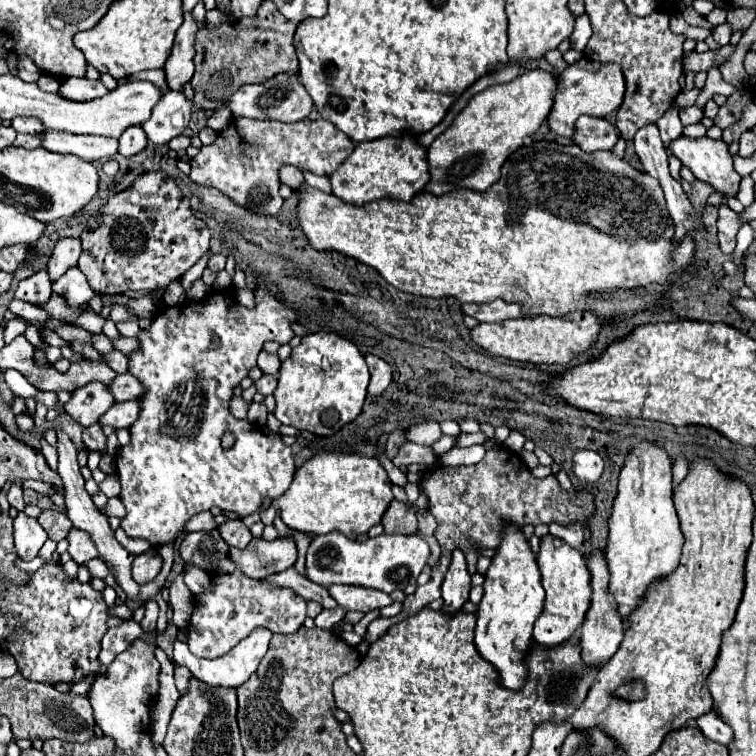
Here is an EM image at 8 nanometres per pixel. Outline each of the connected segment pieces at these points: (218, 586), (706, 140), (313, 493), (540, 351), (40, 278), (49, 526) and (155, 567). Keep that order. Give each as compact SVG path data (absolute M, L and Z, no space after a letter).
M226 559L212 575L214 587L194 599L194 613L188 625L188 647L196 657L214 659L228 653L256 627L270 627L272 633L294 633L306 619L306 601L292 589L270 587L246 577Z
M680 135L678 139L670 141L668 149L674 157L682 161L682 165L690 167L696 179L710 183L716 191L730 195L738 193L740 175L734 171L734 161L728 151L728 145L722 139L710 137L686 137Z
M320 451L296 469L286 493L276 497L270 507L260 513L260 519L264 525L272 525L274 519L280 517L288 527L316 535L338 529L346 537L356 539L382 521L392 499L392 481L376 457Z
M574 311L562 317L540 315L538 319L508 319L504 323L478 323L470 331L474 343L486 349L490 355L506 357L512 361L530 363L570 363L574 355L586 351L600 329L598 317L590 311Z
M38 271L28 279L22 279L14 297L28 301L32 305L42 305L42 301L48 301L52 295L52 281L48 277L48 271Z
M44 509L38 517L38 523L42 525L42 529L48 533L48 537L52 541L60 541L66 537L66 533L72 529L70 519L66 517L66 513L58 511L58 509Z
M150 549L145 553L136 555L132 563L132 575L140 585L146 585L158 577L162 569L162 557L158 549Z

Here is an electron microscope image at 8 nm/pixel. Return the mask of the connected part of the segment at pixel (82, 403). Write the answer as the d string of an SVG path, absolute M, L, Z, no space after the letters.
M90 381L88 385L76 389L72 393L70 403L64 405L66 413L72 415L78 423L82 423L84 427L94 425L100 421L100 417L114 405L114 395L110 393L110 389L100 383L100 381Z

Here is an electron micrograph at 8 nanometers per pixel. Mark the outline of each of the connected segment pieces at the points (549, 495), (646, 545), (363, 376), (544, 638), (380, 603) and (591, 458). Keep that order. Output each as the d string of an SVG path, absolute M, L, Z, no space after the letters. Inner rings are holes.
M494 447L486 451L486 457L470 467L444 467L438 465L422 475L422 487L428 497L428 511L436 517L438 529L436 529L436 539L442 547L442 557L440 565L434 567L430 583L422 585L416 589L414 595L408 595L402 601L402 611L396 617L378 617L368 625L366 639L372 643L376 641L390 625L404 621L406 617L414 615L418 609L428 605L428 589L440 589L444 573L450 565L452 551L454 547L460 547L466 553L468 559L468 571L476 571L476 559L478 553L476 549L480 547L490 547L496 549L500 541L500 527L502 521L516 523L524 527L526 523L540 525L540 523L586 523L586 519L594 513L594 497L590 493L568 493L562 491L558 485L556 477L544 477L544 479L534 479L530 469L522 465L522 459L512 453L506 447ZM414 599L414 601L412 601Z
M640 441L628 451L620 471L618 495L608 519L608 529L610 537L604 549L610 569L608 587L618 603L618 611L626 629L626 619L632 609L636 609L638 599L644 595L648 585L678 567L680 549L684 545L680 519L672 503L672 459L660 445L652 441Z
M326 331L306 335L280 367L274 415L282 425L308 429L324 437L334 435L362 411L368 381L368 365L352 341Z
M546 535L540 539L538 567L542 573L542 585L546 591L546 601L540 617L534 623L534 641L542 647L554 647L572 637L572 633L582 625L586 609L590 605L590 571L586 567L584 555L572 549L566 541Z
M330 585L328 591L346 611L368 613L370 609L382 609L392 603L392 599L378 589L362 589L356 585Z
M588 449L576 451L572 459L572 471L582 483L588 483L588 485L598 483L604 471L604 459L598 451L588 451Z

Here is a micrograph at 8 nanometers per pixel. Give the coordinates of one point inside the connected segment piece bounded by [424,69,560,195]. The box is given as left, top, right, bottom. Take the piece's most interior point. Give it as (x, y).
(494, 124)

